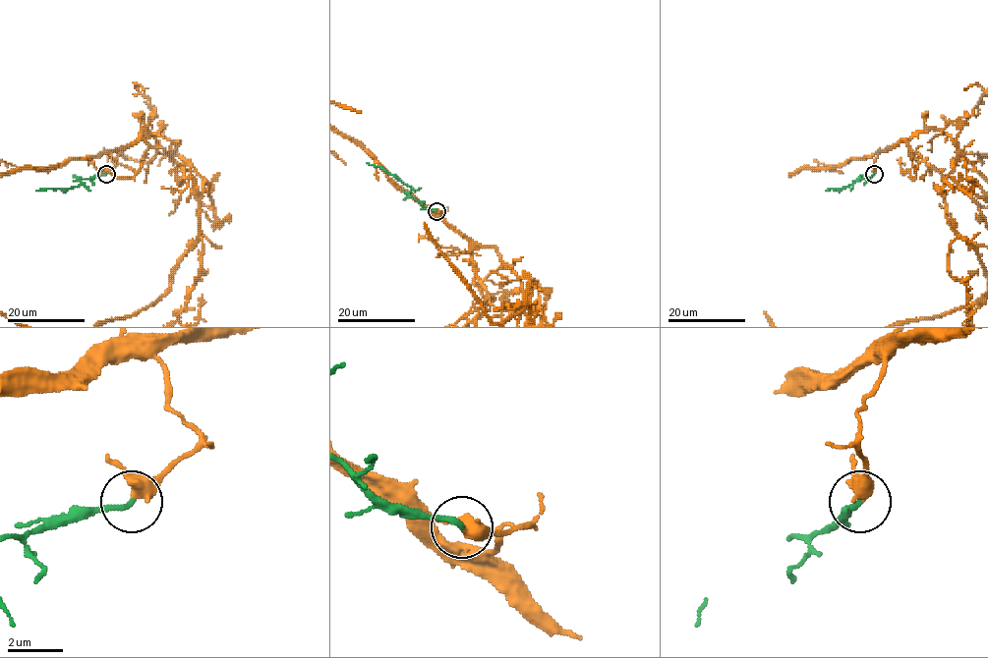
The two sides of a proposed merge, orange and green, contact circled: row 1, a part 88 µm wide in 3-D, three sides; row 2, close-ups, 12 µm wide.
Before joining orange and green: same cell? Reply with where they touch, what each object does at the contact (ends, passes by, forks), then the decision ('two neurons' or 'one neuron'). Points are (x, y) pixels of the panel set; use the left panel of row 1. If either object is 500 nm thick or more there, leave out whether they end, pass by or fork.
at (106, 174); orange passes by; green ends there; one neuron

